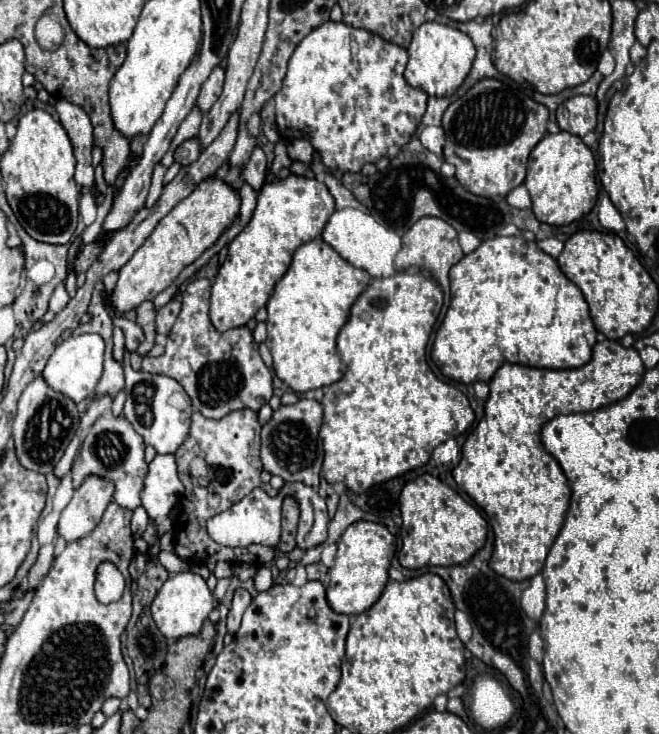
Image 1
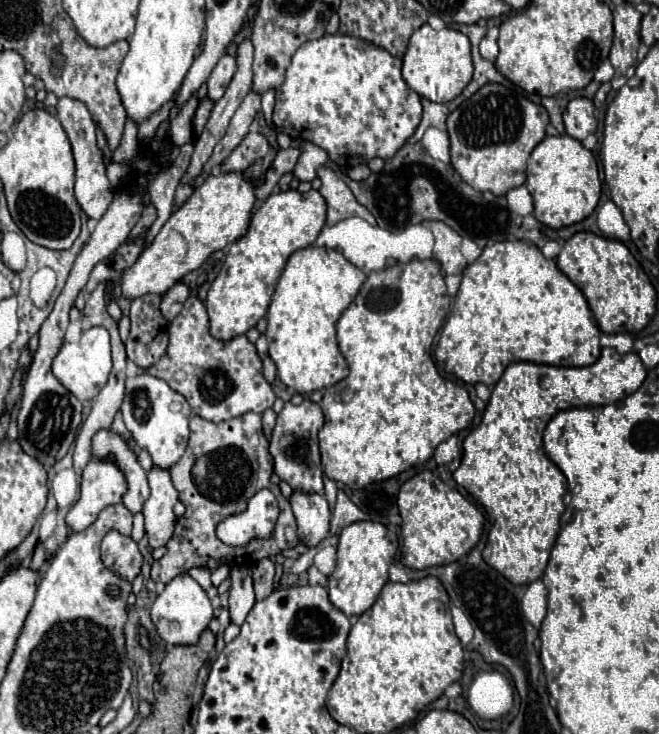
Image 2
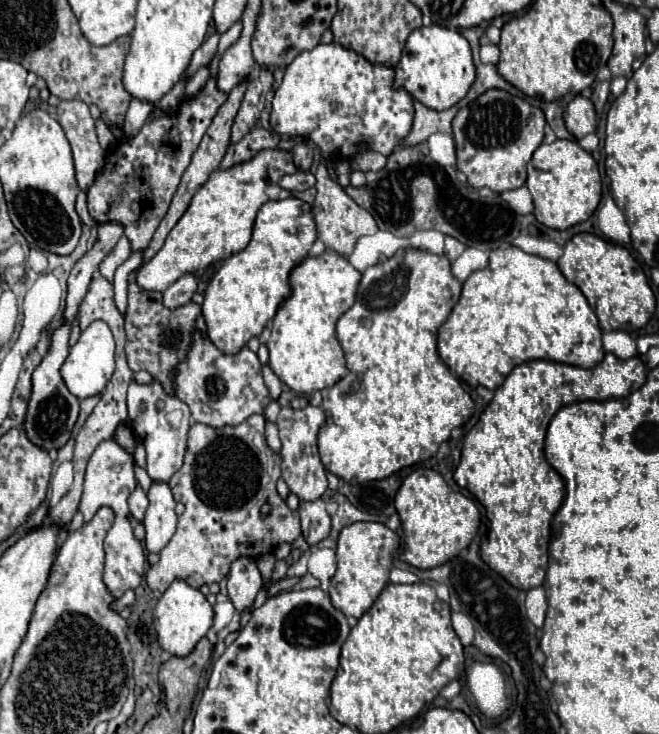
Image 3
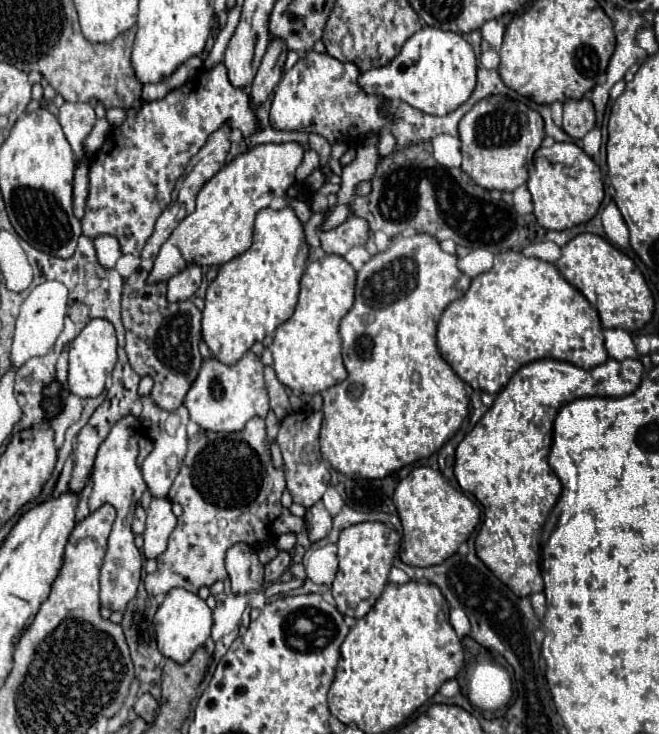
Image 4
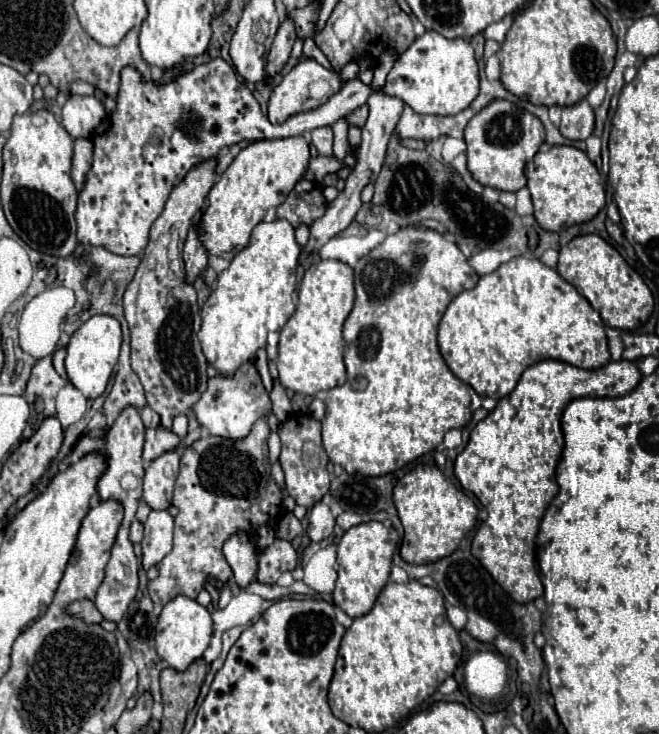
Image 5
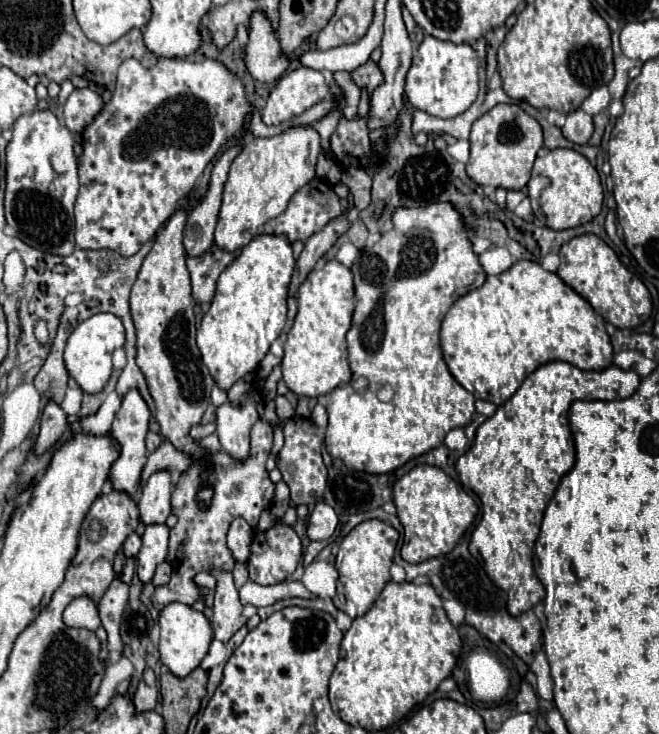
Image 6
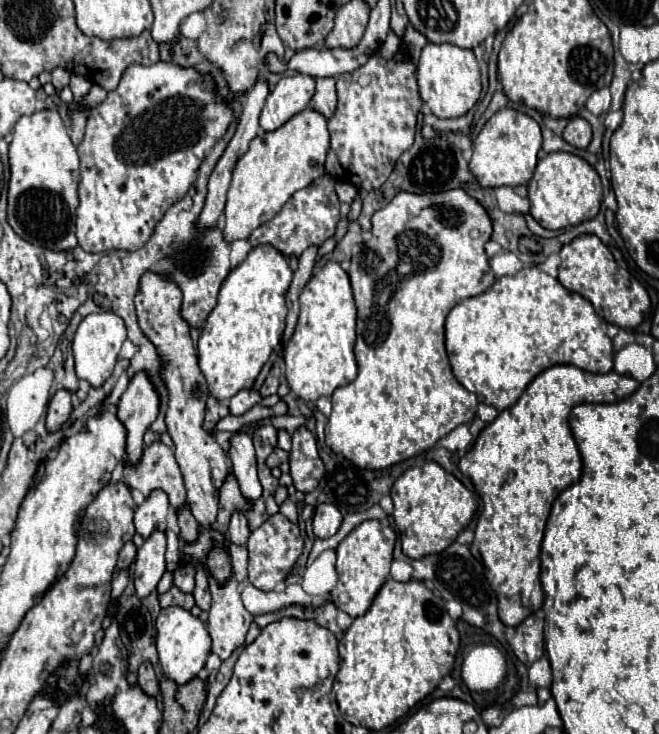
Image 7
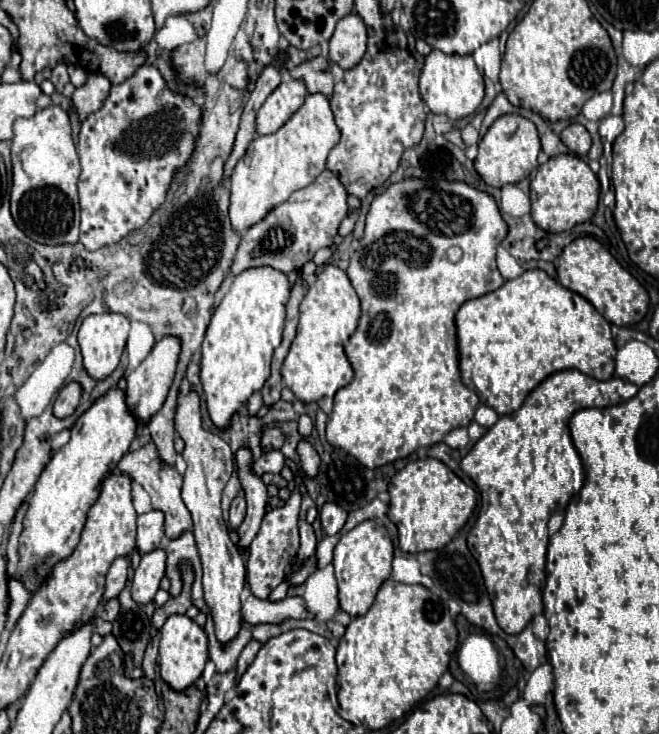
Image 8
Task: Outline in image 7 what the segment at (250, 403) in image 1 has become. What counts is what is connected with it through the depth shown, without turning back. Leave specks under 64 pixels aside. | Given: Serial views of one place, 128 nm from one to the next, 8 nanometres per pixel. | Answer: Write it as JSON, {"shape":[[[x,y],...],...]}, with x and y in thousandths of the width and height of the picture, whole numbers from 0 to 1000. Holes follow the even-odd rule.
{"shape":[[[355,591],[349,599],[349,627],[352,627],[352,646],[361,654],[367,676],[379,684],[388,684],[398,676],[398,659],[392,654],[392,635],[388,619],[379,591]]]}

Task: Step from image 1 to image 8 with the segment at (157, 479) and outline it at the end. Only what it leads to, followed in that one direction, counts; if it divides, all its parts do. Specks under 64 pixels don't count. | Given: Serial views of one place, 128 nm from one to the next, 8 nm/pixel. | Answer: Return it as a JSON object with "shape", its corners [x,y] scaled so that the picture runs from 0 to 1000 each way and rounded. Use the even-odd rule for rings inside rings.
{"shape":[[[246,747],[215,757],[200,793],[200,815],[206,817],[206,823],[225,823],[234,817],[243,801],[243,790],[249,787],[249,766],[252,752]]]}

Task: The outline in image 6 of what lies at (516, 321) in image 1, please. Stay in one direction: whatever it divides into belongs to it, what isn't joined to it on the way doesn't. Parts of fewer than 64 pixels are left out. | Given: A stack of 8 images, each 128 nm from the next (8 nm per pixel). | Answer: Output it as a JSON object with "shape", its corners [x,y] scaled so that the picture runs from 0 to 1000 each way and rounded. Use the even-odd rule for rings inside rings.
{"shape":[[[801,354],[783,357],[756,376],[741,376],[731,392],[692,409],[671,436],[668,469],[686,512],[725,545],[741,545],[753,553],[774,545],[795,515],[829,493],[853,490],[880,504],[917,504],[929,499],[932,485],[926,458],[920,455],[920,439],[901,425],[892,409],[862,392],[841,371]]]}

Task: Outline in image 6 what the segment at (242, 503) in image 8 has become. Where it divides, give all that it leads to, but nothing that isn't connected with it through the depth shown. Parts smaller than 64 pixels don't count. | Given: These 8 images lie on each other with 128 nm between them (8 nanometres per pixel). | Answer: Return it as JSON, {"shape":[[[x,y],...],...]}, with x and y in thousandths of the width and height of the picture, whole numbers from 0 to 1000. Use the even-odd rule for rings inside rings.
{"shape":[[[358,706],[349,714],[346,722],[346,747],[352,749],[355,760],[361,766],[373,766],[379,757],[379,738],[382,738],[385,722],[376,717],[376,711],[370,706]]]}

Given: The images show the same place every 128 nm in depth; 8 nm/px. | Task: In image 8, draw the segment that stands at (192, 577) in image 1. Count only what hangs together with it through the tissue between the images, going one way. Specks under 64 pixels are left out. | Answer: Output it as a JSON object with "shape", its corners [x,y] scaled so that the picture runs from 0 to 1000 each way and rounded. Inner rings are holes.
{"shape":[[[273,837],[258,839],[252,850],[246,853],[246,869],[243,869],[243,921],[246,926],[261,940],[276,943],[303,924],[313,902],[316,902],[316,875],[313,875],[310,858],[285,839],[273,839]]]}

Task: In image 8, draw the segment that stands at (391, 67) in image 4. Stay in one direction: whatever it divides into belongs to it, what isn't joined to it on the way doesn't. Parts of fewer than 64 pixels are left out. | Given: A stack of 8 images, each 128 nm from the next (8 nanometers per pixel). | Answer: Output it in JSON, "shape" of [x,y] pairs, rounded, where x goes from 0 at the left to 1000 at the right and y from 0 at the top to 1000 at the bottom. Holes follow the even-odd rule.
{"shape":[[[656,68],[646,76],[640,101],[637,101],[637,125],[640,136],[659,155],[674,155],[683,163],[695,163],[722,153],[734,134],[734,109],[725,98],[716,76],[695,76],[695,74],[674,74],[668,68]],[[212,90],[194,109],[170,114],[155,147],[127,163],[118,185],[118,213],[124,223],[118,245],[124,292],[121,330],[131,335],[131,341],[149,341],[155,335],[176,332],[182,324],[222,305],[231,289],[249,275],[261,237],[282,226],[291,210],[291,196],[300,185],[303,155],[303,144],[291,142],[288,134],[267,131],[252,120],[252,112],[234,90]]]}

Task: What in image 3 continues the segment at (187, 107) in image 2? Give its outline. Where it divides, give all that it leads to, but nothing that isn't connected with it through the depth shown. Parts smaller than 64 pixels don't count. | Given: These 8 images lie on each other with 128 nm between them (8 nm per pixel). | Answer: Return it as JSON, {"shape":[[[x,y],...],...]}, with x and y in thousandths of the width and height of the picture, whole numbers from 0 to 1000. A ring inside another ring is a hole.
{"shape":[[[307,90],[307,93],[300,93],[300,98],[285,109],[285,114],[282,114],[282,131],[288,134],[288,131],[297,131],[307,120],[310,120],[310,114],[316,112],[316,106],[319,106],[319,90]]]}

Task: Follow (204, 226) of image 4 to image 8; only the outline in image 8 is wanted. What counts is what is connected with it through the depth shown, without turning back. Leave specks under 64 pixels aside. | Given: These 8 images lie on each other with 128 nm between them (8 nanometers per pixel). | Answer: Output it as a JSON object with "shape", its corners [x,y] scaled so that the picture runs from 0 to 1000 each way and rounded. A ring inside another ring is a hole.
{"shape":[[[467,128],[455,150],[416,183],[392,185],[379,193],[373,210],[361,218],[349,240],[349,300],[358,316],[395,302],[416,281],[437,272],[455,256],[464,256],[495,229],[501,204],[516,191],[501,136],[486,128]]]}

